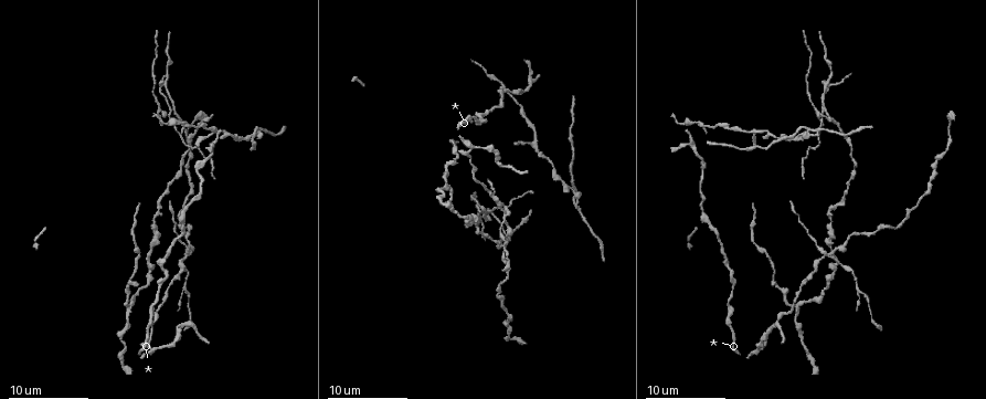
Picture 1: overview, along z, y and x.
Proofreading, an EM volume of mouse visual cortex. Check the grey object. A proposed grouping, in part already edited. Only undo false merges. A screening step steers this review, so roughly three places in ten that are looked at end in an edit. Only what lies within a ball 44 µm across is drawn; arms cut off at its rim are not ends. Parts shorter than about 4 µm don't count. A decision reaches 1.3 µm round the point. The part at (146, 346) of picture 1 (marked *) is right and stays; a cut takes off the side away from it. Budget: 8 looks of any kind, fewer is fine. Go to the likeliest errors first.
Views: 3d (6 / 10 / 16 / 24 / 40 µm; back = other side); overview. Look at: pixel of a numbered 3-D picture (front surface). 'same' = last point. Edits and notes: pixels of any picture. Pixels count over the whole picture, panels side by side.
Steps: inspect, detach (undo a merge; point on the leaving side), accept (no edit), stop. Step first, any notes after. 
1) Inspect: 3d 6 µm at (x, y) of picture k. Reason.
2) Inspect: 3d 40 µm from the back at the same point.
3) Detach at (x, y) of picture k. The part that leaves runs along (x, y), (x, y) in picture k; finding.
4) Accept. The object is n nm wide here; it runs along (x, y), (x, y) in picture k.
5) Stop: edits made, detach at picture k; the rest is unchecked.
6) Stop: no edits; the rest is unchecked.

Inspect: 3d 16 µm at (824, 251) of picture 1. Looks like a crossing.

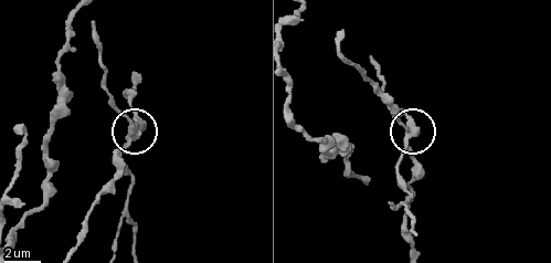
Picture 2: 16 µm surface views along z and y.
Detach at (123, 116) of picture 2. The side arm is 30 µm long; 4 arms meet here; two neurons meet here.

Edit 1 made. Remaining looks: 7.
Inspect: 3d 16 µm at (190, 134) of picture 1. Three arms meet.

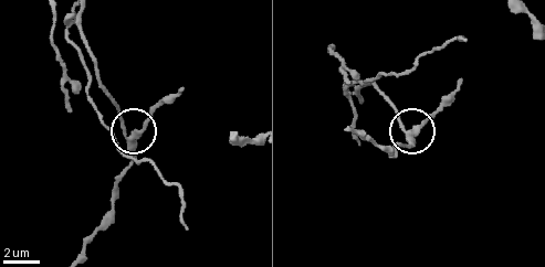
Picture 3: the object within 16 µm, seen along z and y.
Detach at (121, 120) of picture 3. The object is 300 nm wide here; the part that leaves runs along (128, 142), (115, 99), (64, 68), (53, 10) in picture 3; two neurons meet here.

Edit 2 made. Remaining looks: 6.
Inspect: 3d 6 µm at (130, 304) of picture 1.

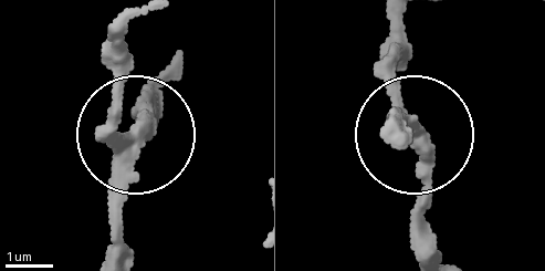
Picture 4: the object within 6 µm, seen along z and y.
Inspect: 3d 6 µm from the back at (135, 132) of picture 4. Other side.

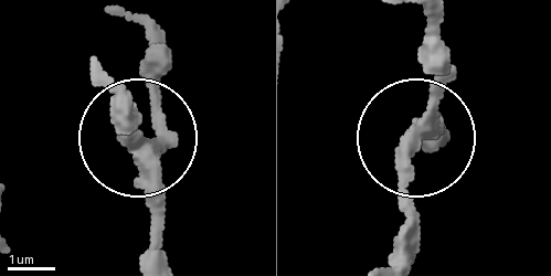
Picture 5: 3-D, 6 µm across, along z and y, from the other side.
Accept. 3 arms meet here; continuous, no second neuron.

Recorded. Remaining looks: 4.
Inspect: overview.

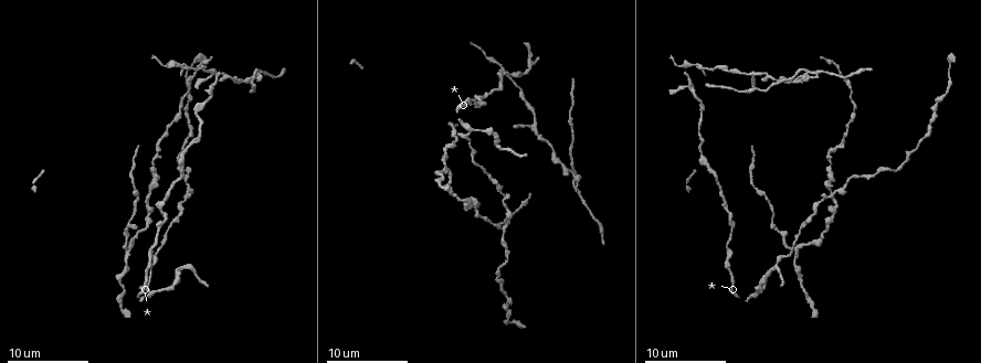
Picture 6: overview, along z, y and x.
Inspect: 3d 6 µm at (150, 186) of picture 6. Calibre changes.

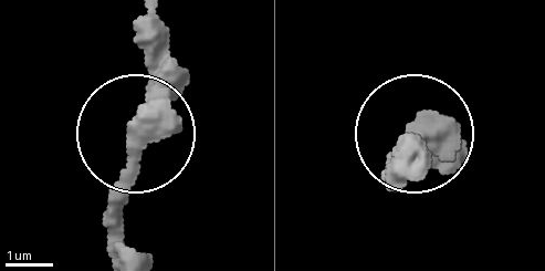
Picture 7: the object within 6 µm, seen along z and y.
Accept. Continuous, no second neuron.

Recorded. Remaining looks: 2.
Stop: edits made, detach at picture 2, detach at picture 3; the rest is unchecked.

